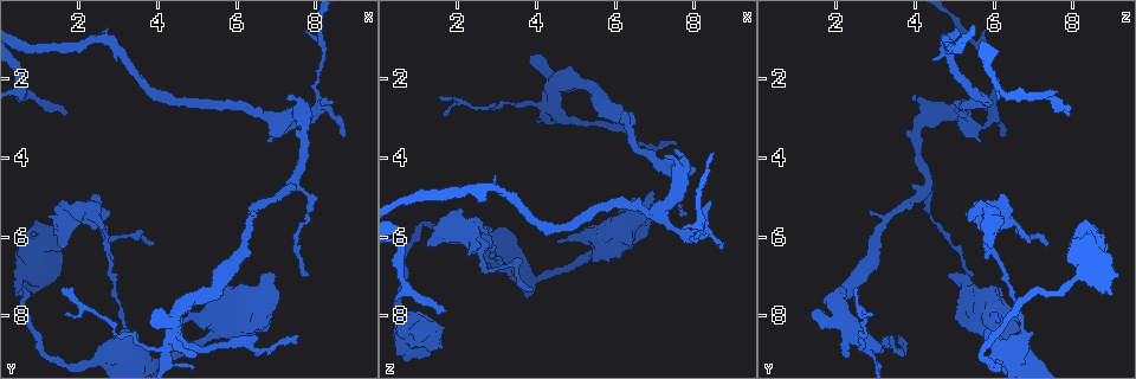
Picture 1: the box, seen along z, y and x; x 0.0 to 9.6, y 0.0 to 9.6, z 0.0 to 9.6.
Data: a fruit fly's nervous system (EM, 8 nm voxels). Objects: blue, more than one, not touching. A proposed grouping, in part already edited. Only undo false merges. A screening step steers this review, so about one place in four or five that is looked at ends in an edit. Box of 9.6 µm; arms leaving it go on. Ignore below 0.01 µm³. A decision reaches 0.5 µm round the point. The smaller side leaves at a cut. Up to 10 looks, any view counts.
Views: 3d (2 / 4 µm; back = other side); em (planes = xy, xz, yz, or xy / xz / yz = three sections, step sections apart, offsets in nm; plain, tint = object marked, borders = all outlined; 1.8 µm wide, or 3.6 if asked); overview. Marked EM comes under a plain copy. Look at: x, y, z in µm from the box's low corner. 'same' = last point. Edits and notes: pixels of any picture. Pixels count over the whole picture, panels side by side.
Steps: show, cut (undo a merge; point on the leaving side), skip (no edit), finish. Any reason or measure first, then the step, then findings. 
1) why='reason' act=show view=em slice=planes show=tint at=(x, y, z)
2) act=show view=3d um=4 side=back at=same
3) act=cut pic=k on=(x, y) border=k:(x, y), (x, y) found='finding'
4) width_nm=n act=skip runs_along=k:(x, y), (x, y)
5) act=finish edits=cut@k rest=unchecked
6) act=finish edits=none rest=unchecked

why='four or more arms meet' act=show view=em slice=planes show=tint at=(2.40, 5.55, 5.90)

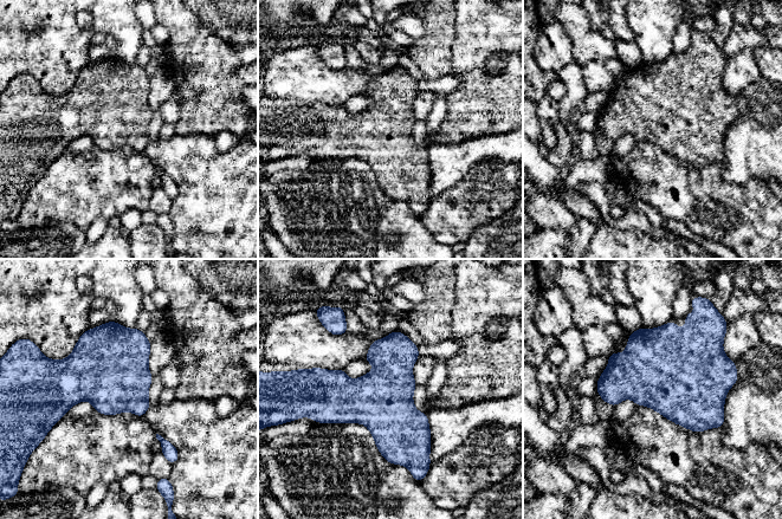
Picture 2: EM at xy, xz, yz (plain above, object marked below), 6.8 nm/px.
act=skip found='all the same cell'

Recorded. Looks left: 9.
why='four-way junction' act=show view=3d um=4 at=(4.40, 8.00, 2.15)

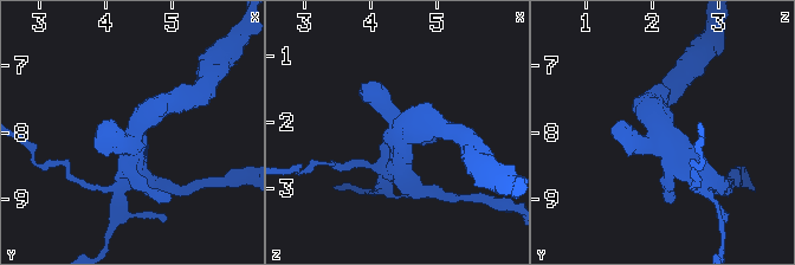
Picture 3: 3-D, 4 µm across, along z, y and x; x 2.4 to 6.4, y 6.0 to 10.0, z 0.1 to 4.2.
arms=4 why='shape alone is not enough' act=show view=em slice=planes show=tint at=(4.45, 7.95, 2.15)

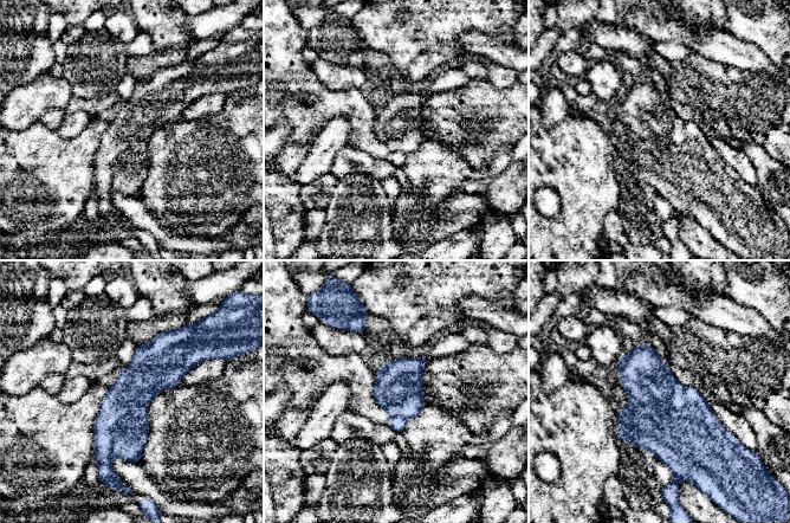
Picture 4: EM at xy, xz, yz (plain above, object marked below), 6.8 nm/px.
act=cut pic=4 on=(686, 439) found='two cells meet here'

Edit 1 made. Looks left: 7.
why='four or more arms meet' act=show view=3d um=4 at=(3.20, 8.85, 6.65)

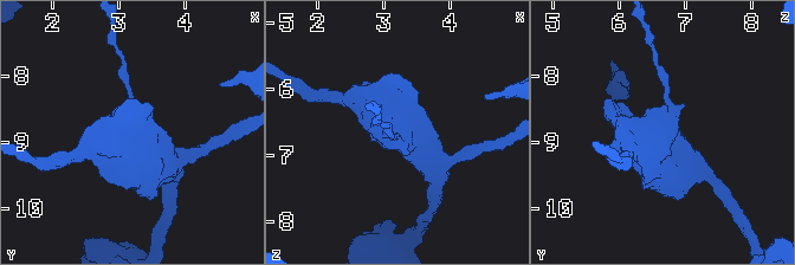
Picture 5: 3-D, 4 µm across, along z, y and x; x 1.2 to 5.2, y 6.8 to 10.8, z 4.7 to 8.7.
act=show view=em um=3.6 slice=yz step=8 show=tint at=(3.15, 8.80, 6.60)

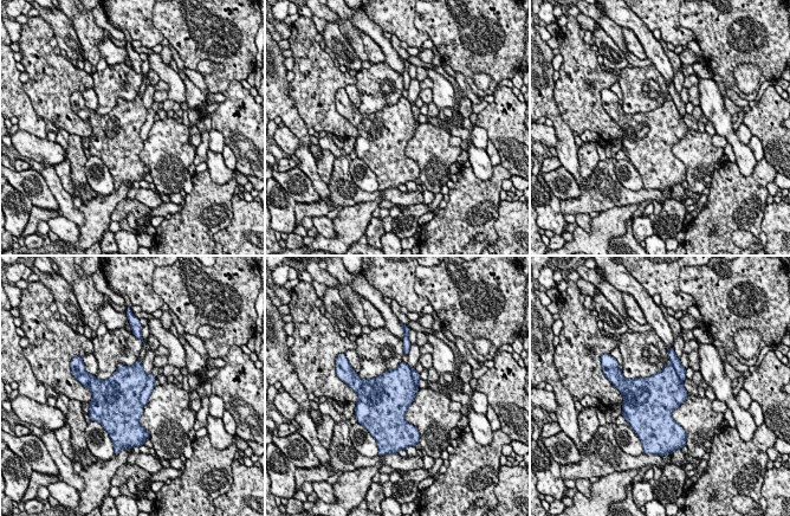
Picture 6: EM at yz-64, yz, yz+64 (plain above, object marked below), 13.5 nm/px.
why='another direction' act=show view=em um=3.6 slice=planes show=tint at=same

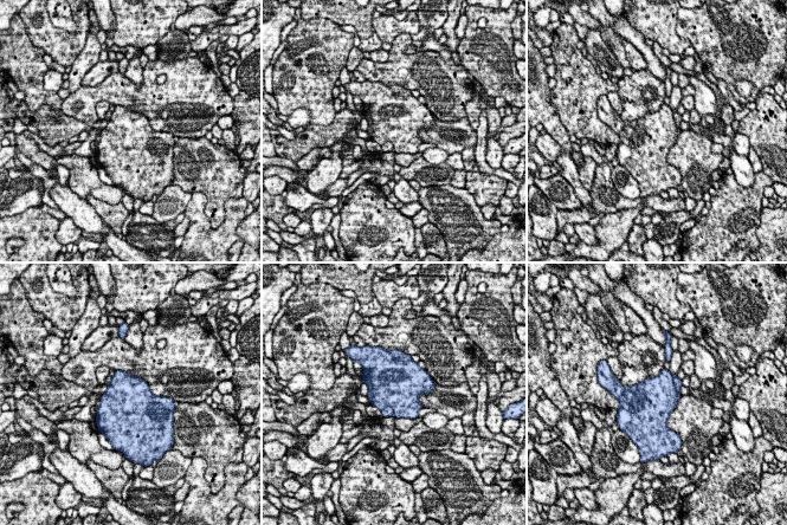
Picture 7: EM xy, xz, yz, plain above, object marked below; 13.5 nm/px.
act=cut pic=7 on=(677, 382) border=7:(672, 376), (672, 383), (679, 393) found='a second cell is stuck on'

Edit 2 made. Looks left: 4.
act=show view=em um=3.6 slice=yz step=4 show=tint at=(5.30, 8.10, 5.95)

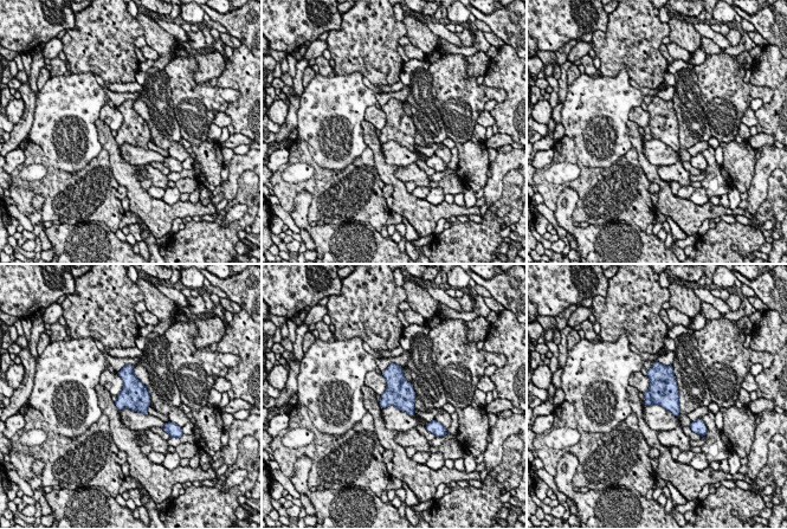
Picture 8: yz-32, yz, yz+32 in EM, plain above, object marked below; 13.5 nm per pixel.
act=show view=em um=3.6 slice=planes show=tint at=same

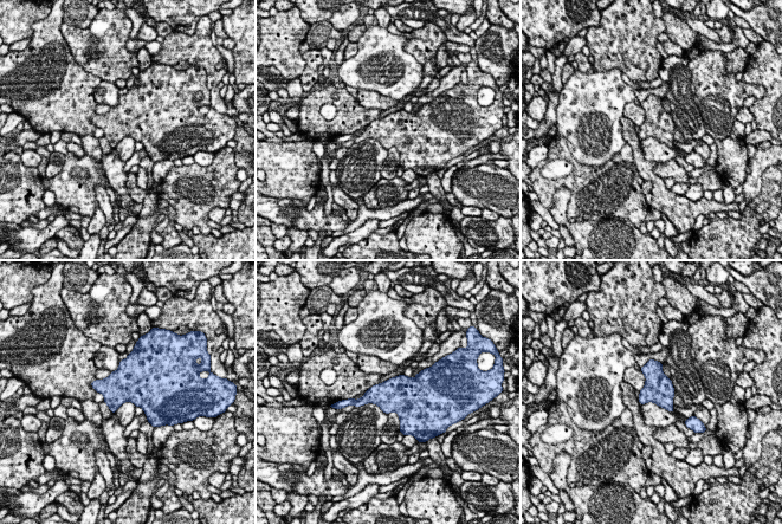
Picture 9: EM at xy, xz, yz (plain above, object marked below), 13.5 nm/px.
act=skip found='continuous, no second cell'

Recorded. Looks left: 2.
act=finish edits=cut@4,cut@7 rest=unchecked

